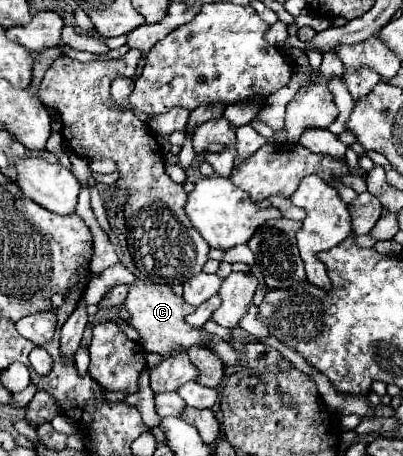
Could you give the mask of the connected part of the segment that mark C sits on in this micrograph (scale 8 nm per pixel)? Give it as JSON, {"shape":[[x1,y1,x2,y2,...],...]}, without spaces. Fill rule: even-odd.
{"shape":[[136,280,134,284,130,284,126,304,128,304,126,308,130,314,128,324,140,334,142,346,148,352,174,354,178,350,186,350,188,346,204,346,204,336,200,334,200,330,192,328,184,322,184,316,190,314,188,312,190,304,184,302,182,296,176,296,170,286]]}

